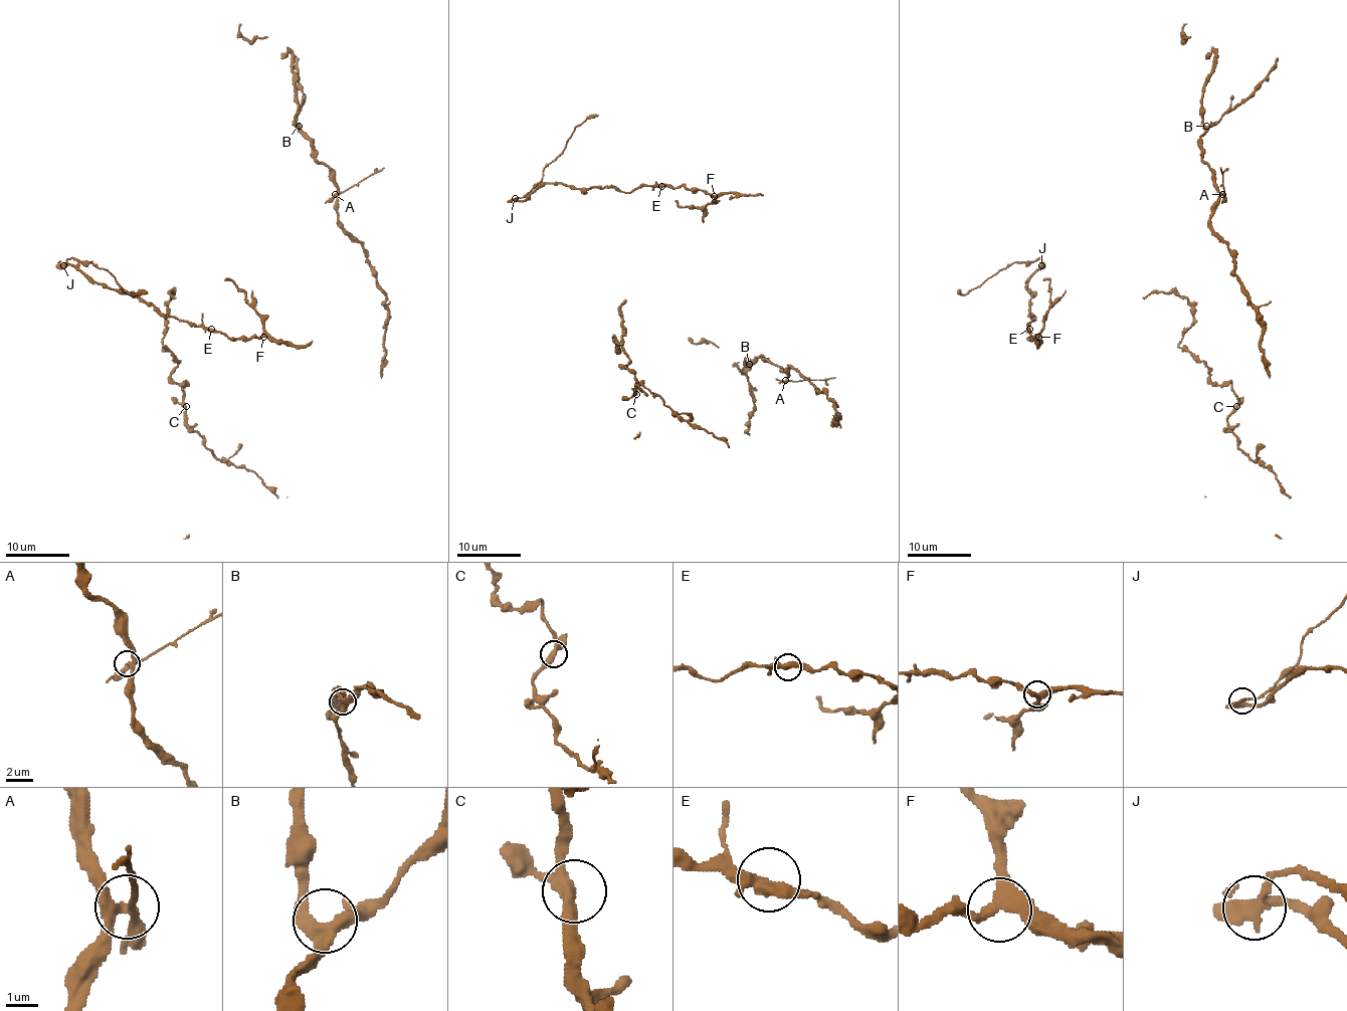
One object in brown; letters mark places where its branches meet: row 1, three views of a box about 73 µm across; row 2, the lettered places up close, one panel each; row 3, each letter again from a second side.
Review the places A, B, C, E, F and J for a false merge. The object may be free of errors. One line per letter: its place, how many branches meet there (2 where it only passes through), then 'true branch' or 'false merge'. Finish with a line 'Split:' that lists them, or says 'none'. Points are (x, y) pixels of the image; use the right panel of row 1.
A: at (1222, 194); 4 branches meet; true branch
B: at (1206, 126); 3 branches meet; true branch
C: at (1236, 406); 3 branches meet; true branch
E: at (1029, 329); 3 branches meet; true branch
F: at (1038, 337); 3 branches meet; true branch
J: at (1041, 265); 4 branches meet; false merge
Split: J

